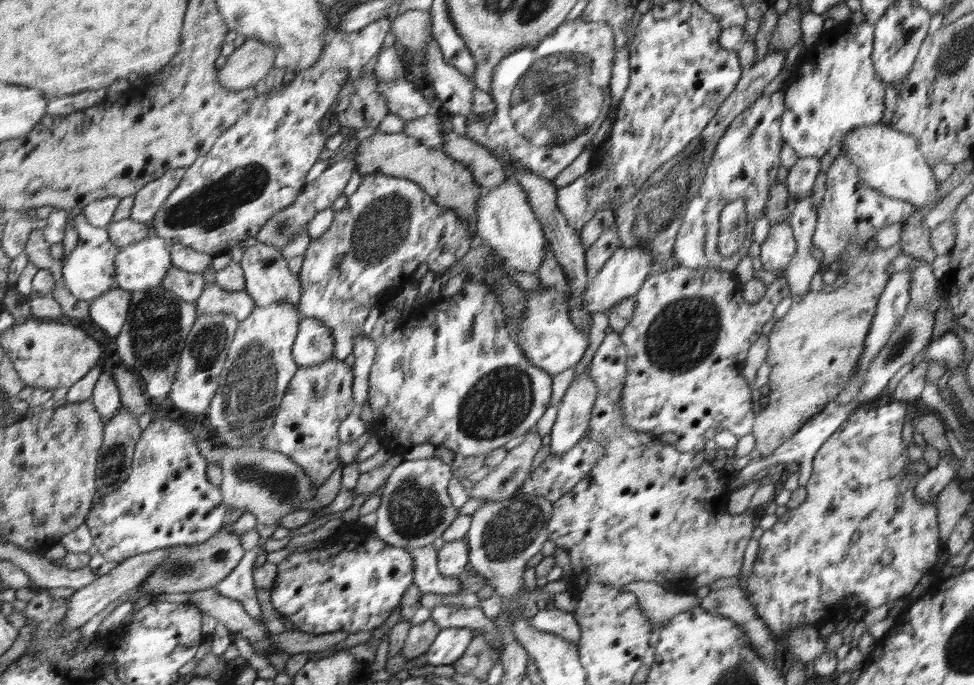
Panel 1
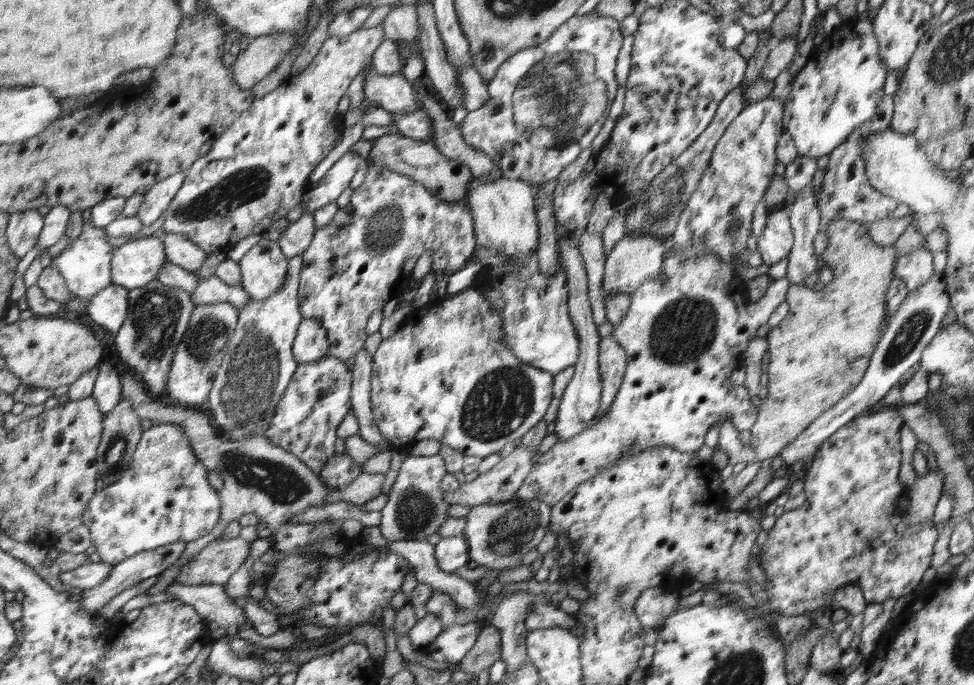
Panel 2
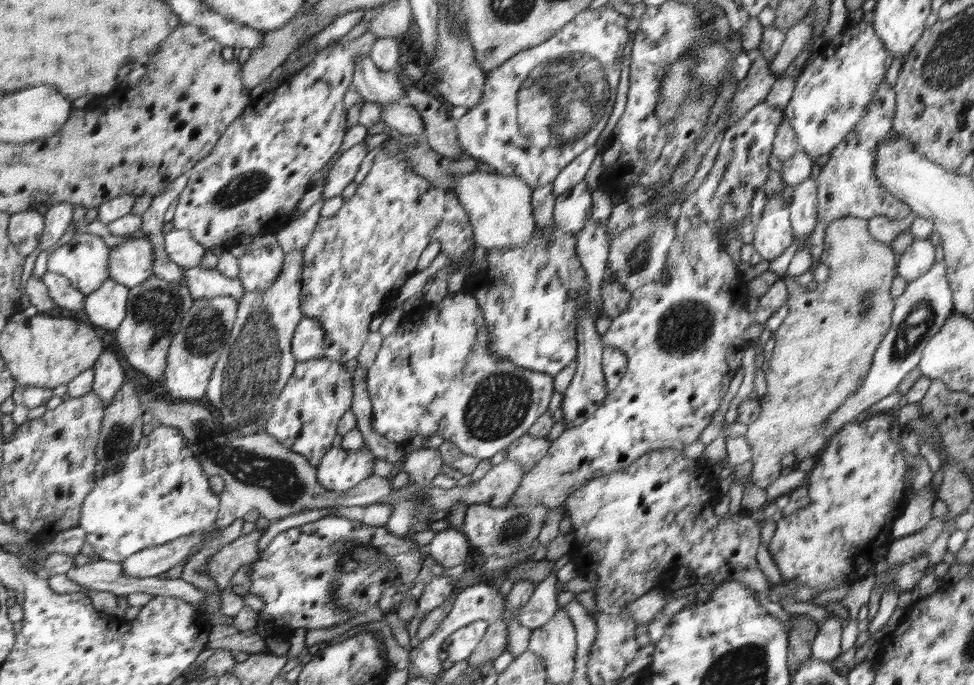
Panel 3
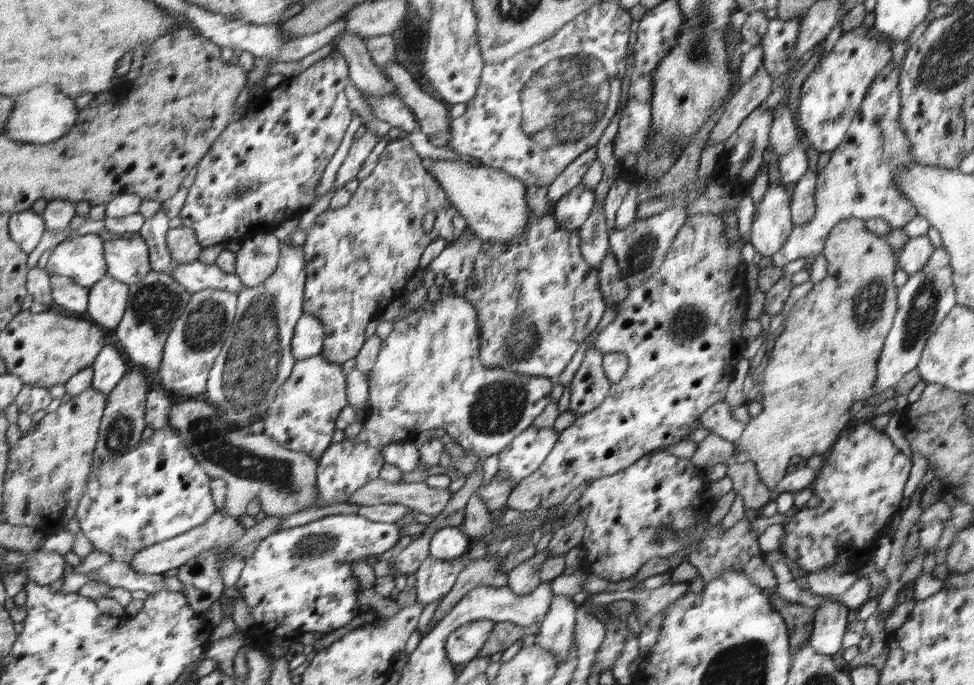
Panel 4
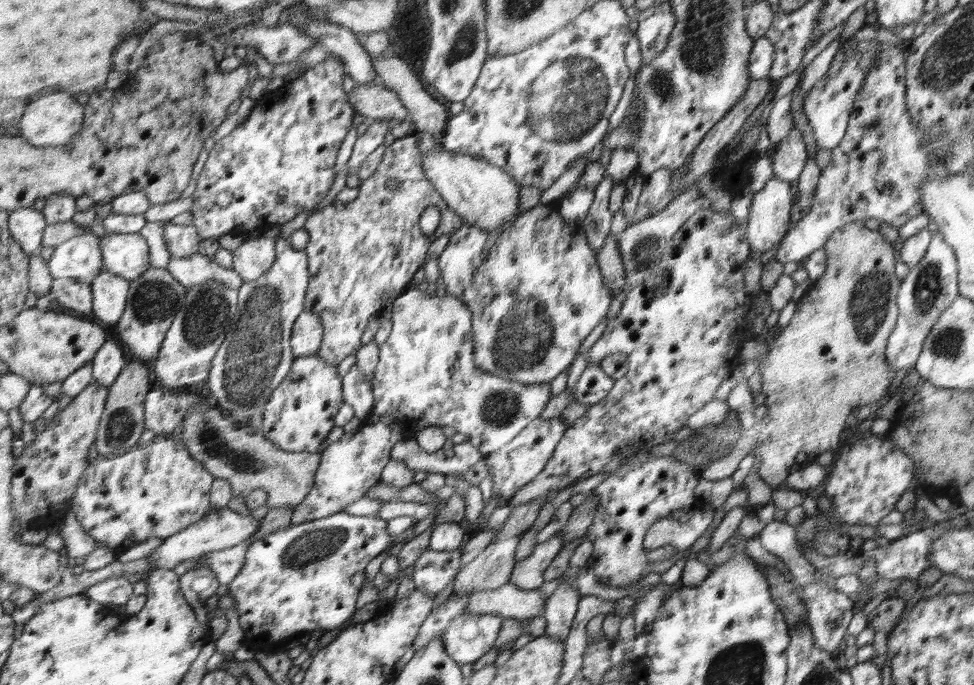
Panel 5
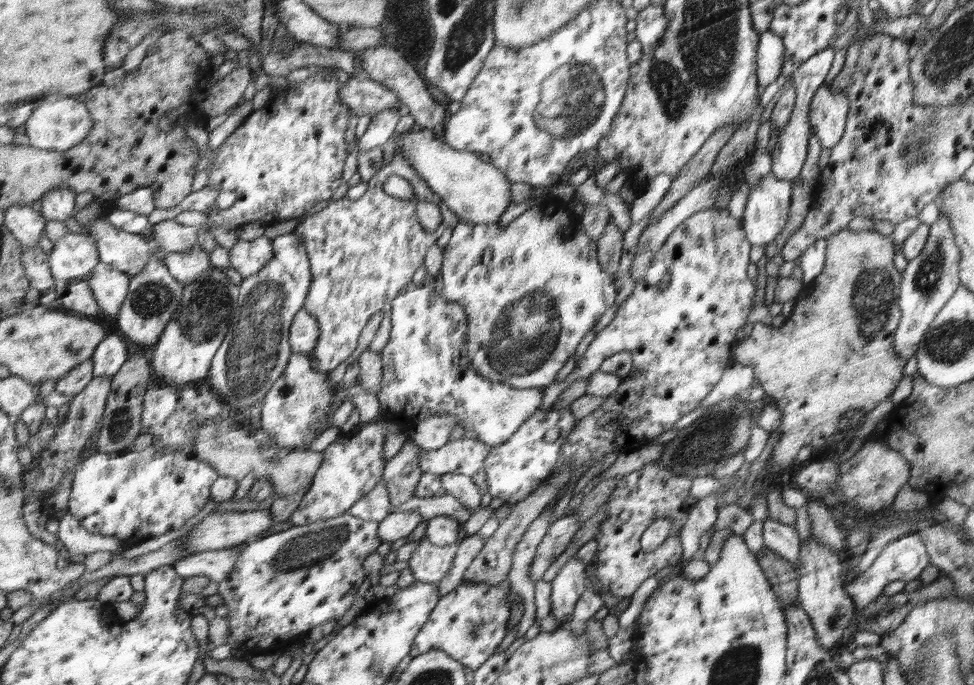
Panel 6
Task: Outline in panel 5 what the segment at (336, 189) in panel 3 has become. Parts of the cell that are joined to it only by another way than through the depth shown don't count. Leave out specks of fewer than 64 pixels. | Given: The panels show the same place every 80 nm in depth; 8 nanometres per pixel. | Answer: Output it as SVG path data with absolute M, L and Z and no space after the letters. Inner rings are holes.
M388 120L368 122L368 130L359 136L359 139L354 143L353 152L350 156L350 166L348 166L348 171L350 171L347 174L348 177L350 175L357 175L360 167L362 167L362 162L374 150L377 150L378 146L382 146L381 144L384 142L384 138L386 138L386 132L390 128L388 124L390 124Z

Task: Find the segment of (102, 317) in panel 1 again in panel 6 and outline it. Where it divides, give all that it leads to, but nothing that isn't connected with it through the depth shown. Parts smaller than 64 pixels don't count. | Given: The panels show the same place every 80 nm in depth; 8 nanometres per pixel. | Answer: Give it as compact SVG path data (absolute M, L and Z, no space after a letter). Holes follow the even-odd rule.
M100 262L88 282L96 295L100 316L116 317L129 289L130 277Z

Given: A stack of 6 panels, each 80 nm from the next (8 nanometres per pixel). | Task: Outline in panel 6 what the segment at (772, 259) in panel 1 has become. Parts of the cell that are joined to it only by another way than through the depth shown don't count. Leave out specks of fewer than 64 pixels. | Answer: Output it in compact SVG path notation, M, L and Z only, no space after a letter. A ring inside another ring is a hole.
M768 173L750 189L742 222L746 238L754 246L765 246L772 243L786 227L788 208L791 208L790 192L794 192L792 183L790 180L780 179Z

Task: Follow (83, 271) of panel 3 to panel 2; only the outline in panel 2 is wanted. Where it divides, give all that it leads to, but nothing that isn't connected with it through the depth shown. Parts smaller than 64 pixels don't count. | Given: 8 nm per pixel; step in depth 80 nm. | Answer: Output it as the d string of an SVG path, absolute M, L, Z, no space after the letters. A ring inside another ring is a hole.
M89 220L80 239L54 259L54 266L66 277L68 288L75 296L83 297L87 301L113 283L111 260L115 249L108 243L107 233L102 228L91 225Z

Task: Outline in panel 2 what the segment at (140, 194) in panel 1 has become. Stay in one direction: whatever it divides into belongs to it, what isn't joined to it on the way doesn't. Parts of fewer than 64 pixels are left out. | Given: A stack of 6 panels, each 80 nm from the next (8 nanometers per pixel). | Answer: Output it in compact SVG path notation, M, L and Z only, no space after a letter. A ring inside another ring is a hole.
M175 172L174 175L167 176L166 179L156 183L154 187L150 187L143 193L142 202L137 208L136 216L143 222L144 228L134 236L126 236L122 238L107 237L108 243L114 248L119 248L127 241L140 240L140 238L148 238L157 230L162 228L164 218L162 213L174 198L175 192L182 186L185 172Z

